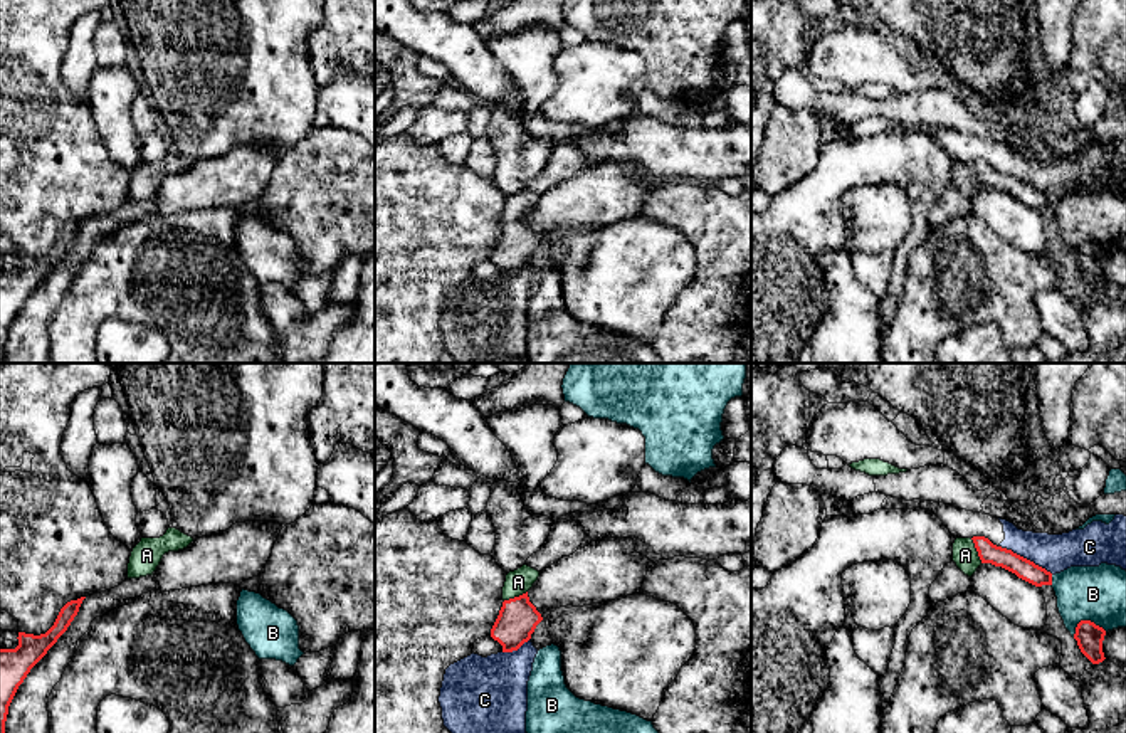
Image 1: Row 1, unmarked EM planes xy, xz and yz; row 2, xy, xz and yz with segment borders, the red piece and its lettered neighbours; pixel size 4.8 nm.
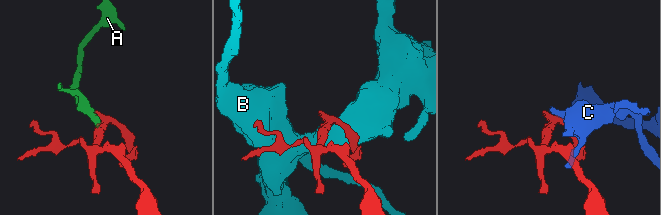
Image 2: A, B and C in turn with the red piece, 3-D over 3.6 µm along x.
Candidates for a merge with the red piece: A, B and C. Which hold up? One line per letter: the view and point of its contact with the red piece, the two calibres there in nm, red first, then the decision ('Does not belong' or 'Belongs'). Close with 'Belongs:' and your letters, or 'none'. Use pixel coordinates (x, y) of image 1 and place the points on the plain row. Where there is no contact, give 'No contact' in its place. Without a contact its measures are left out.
A: Touches red at yz (977, 174). Thickness 100 nm (red) against 120 nm. Belongs
B: Touches red at yz (1086, 244). Thickness 130 nm (red) against 260 nm. Does not belong
C: Touches red at yz (1026, 182). Thickness 100 nm (red) against 180 nm. Does not belong
Belongs: A

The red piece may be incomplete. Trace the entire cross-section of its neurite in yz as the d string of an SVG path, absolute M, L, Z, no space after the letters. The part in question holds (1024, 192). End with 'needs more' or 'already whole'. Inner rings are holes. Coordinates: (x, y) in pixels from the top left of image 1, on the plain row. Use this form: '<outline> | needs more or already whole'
M985 160L956 161L953 166L953 185L968 200L971 200L981 187L992 187L1035 210L1052 208L1050 195L1012 173L993 168Z | needs more

